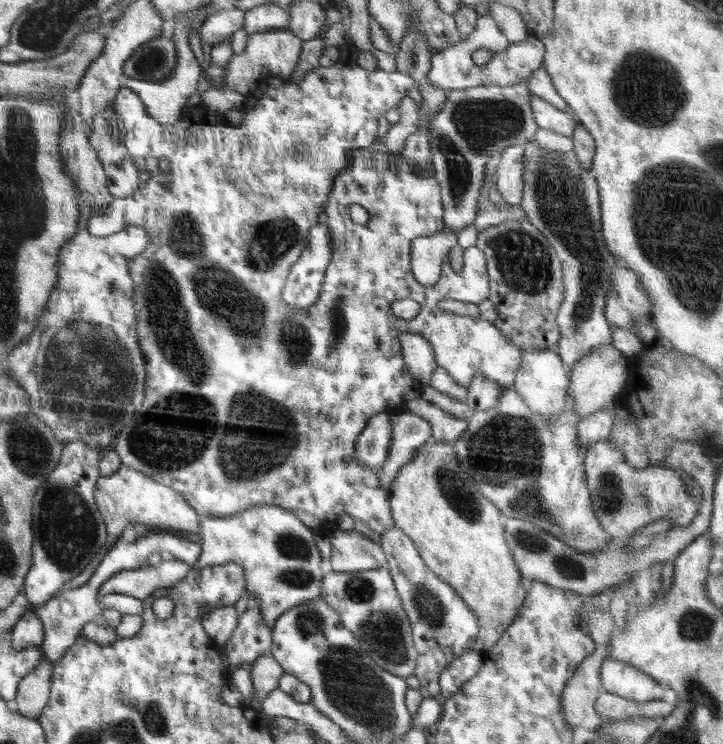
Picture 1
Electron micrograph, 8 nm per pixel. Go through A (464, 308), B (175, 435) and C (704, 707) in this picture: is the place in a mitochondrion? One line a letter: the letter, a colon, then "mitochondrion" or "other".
A: other
B: mitochondrion
C: mitochondrion

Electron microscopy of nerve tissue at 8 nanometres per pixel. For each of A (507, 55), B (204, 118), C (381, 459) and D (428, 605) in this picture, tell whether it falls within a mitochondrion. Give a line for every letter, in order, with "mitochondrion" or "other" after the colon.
A: other
B: other
C: other
D: mitochondrion

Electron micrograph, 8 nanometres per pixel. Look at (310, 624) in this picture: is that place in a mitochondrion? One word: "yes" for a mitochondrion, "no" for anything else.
yes

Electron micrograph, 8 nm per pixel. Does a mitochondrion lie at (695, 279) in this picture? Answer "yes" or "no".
yes

